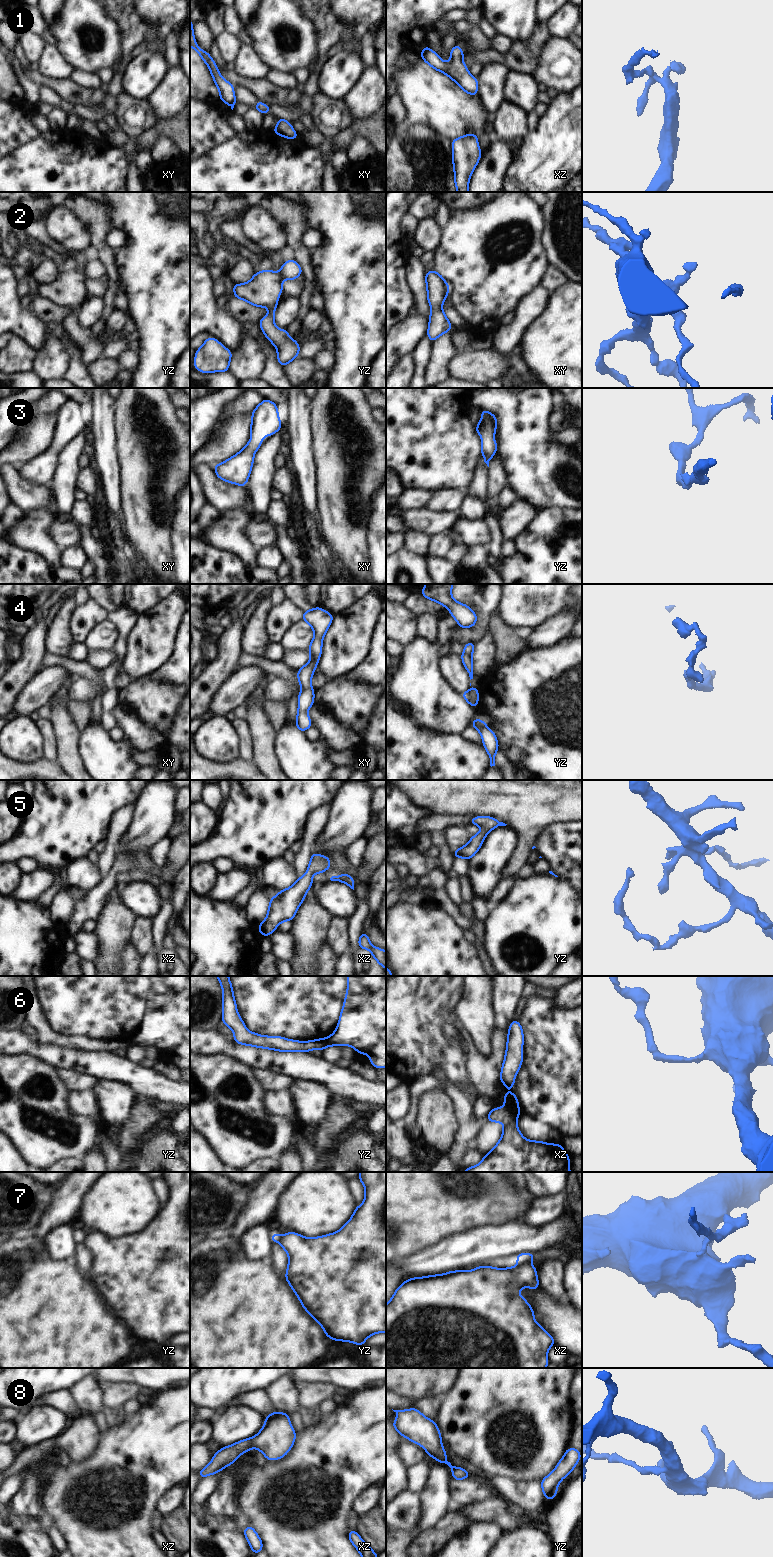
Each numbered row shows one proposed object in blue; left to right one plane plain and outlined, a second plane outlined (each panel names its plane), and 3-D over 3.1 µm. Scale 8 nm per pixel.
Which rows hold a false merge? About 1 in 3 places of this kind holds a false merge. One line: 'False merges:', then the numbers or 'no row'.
False merges: 1, 6, 7

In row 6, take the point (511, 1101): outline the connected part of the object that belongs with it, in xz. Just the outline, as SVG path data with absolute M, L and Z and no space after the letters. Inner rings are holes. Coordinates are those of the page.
M506 1093L503 1096L505 1106L511 1111L515 1116L519 1116L521 1111L518 1105L518 1098L514 1093Z

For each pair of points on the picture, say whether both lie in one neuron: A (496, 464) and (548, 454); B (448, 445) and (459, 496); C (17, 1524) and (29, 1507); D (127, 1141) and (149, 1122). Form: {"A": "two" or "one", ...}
{"A": "two", "B": "two", "C": "two", "D": "one"}

